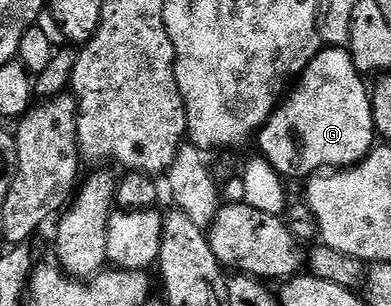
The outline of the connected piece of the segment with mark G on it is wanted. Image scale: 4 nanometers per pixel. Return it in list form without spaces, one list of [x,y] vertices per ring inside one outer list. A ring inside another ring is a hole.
[[[345,47],[322,48],[307,63],[287,96],[259,131],[260,156],[282,178],[308,179],[322,171],[357,165],[374,148],[369,93],[361,90],[359,74]]]

